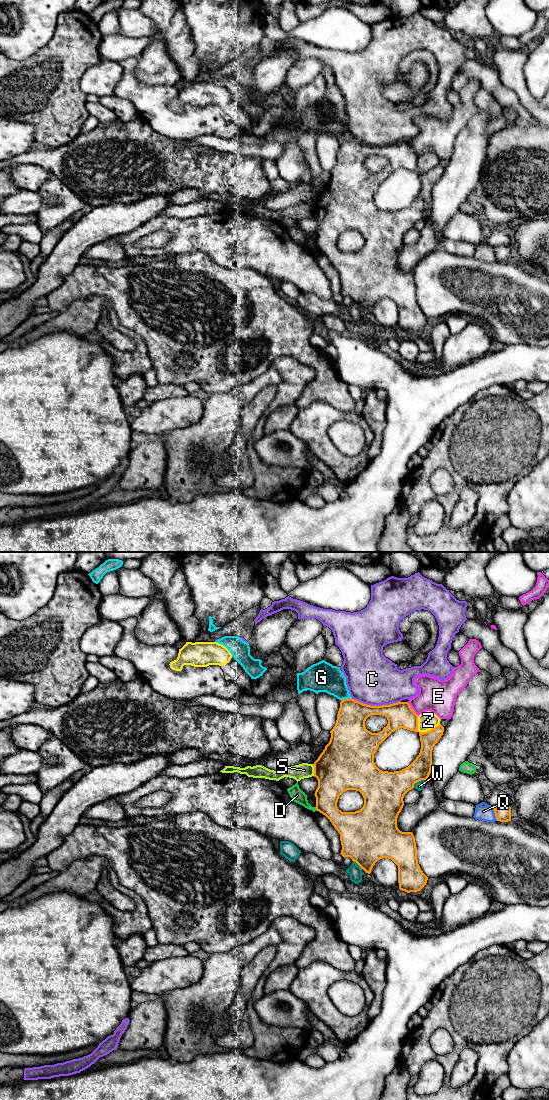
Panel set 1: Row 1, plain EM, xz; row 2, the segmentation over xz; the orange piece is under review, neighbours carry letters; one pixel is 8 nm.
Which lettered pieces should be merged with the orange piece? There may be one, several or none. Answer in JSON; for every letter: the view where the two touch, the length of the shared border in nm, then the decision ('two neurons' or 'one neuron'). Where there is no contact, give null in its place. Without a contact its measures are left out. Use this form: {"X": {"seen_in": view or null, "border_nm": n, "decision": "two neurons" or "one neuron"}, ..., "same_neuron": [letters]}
{"C": {"seen_in": "xz", "border_nm": 400, "decision": "two neurons"}, "D": {"seen_in": "xz", "border_nm": 40, "decision": "two neurons"}, "E": {"seen_in": "xz", "border_nm": 140, "decision": "two neurons"}, "G": {"seen_in": "xz", "border_nm": 90, "decision": "two neurons"}, "Q": {"seen_in": "xz", "border_nm": 120, "decision": "two neurons"}, "S": {"seen_in": "xz", "border_nm": 100, "decision": "two neurons"}, "W": {"seen_in": "xz", "border_nm": 120, "decision": "two neurons"}, "Z": {"seen_in": "xz", "border_nm": 200, "decision": "two neurons"}, "same_neuron": []}

